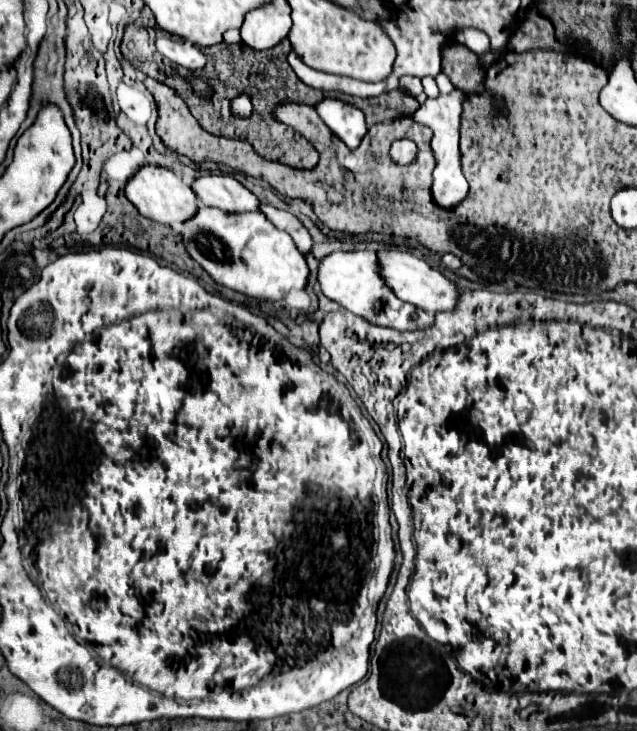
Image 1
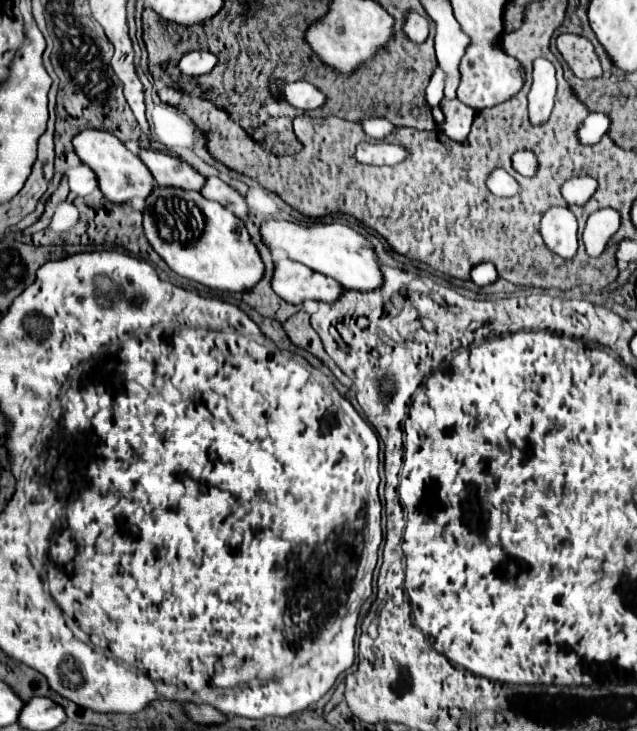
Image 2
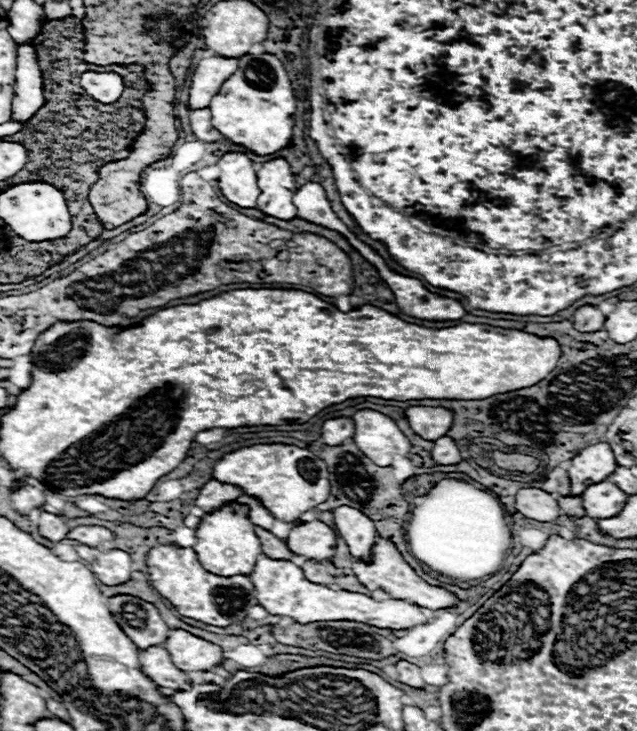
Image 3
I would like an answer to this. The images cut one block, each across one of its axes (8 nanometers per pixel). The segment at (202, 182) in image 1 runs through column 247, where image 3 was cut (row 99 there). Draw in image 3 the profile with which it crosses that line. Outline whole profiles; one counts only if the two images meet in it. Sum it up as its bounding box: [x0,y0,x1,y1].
[188,56,238,110]

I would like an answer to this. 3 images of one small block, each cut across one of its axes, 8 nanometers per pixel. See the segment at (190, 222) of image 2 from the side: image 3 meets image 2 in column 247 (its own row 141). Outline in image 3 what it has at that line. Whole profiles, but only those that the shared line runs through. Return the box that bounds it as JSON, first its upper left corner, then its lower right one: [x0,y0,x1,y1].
[210,54,296,156]

